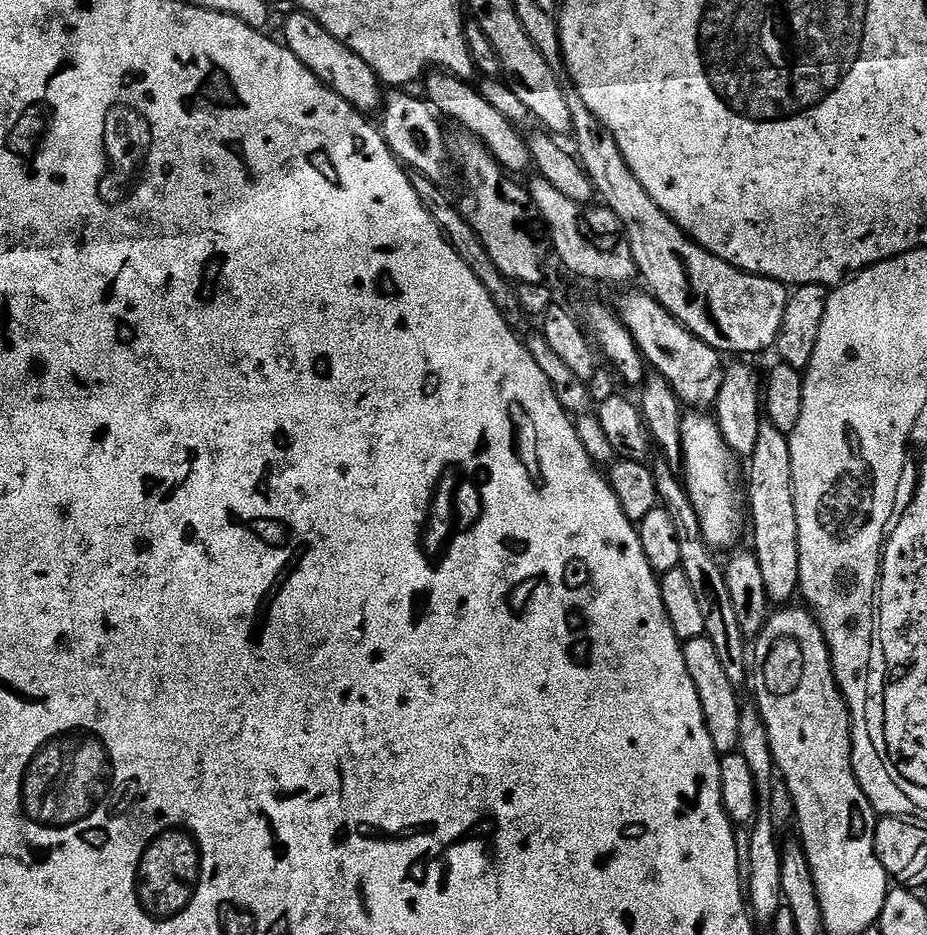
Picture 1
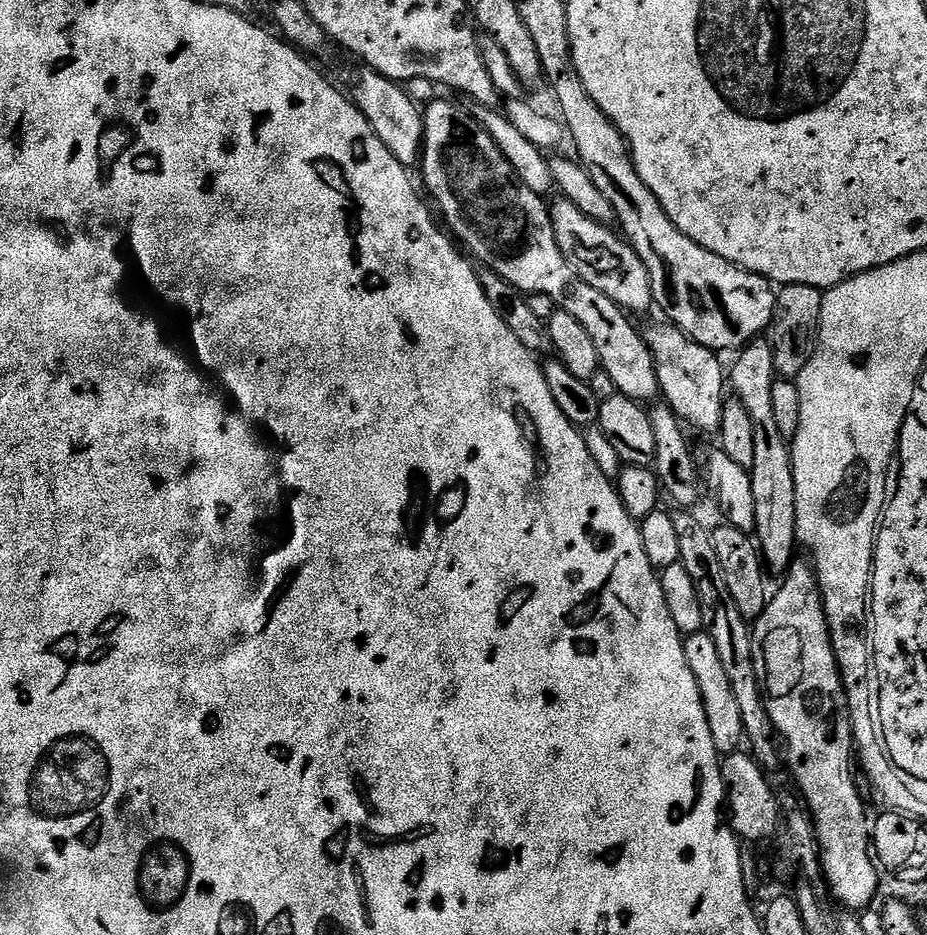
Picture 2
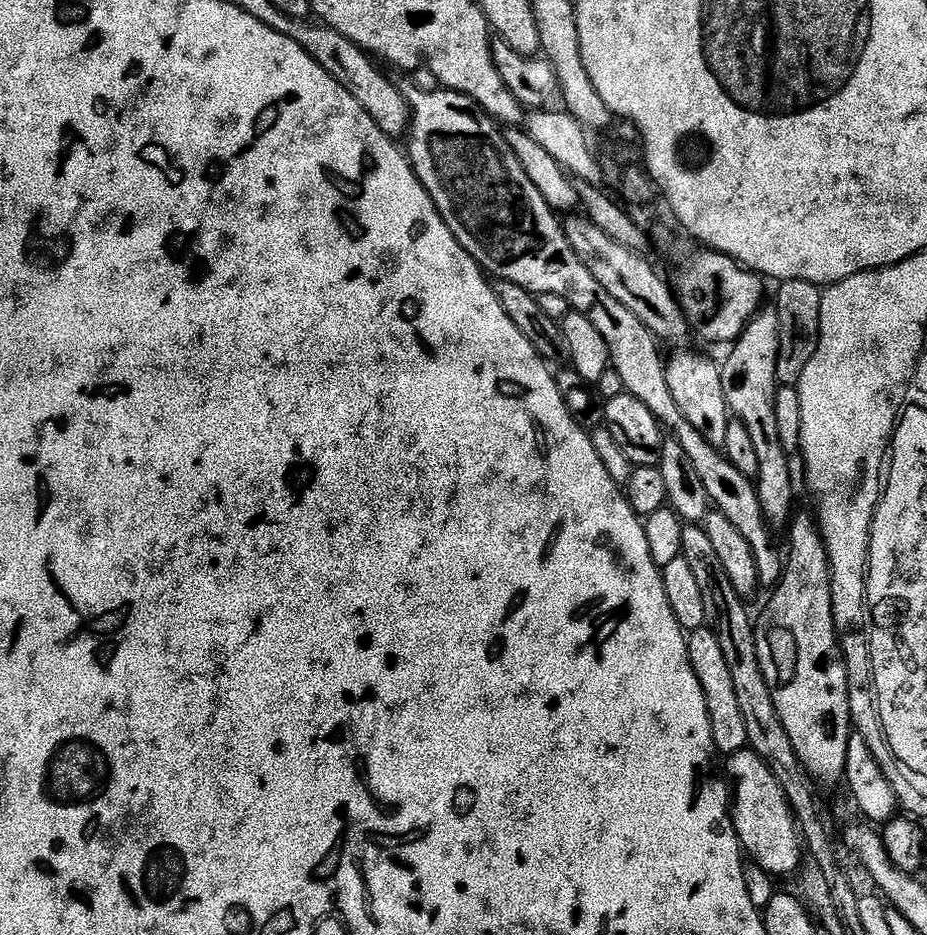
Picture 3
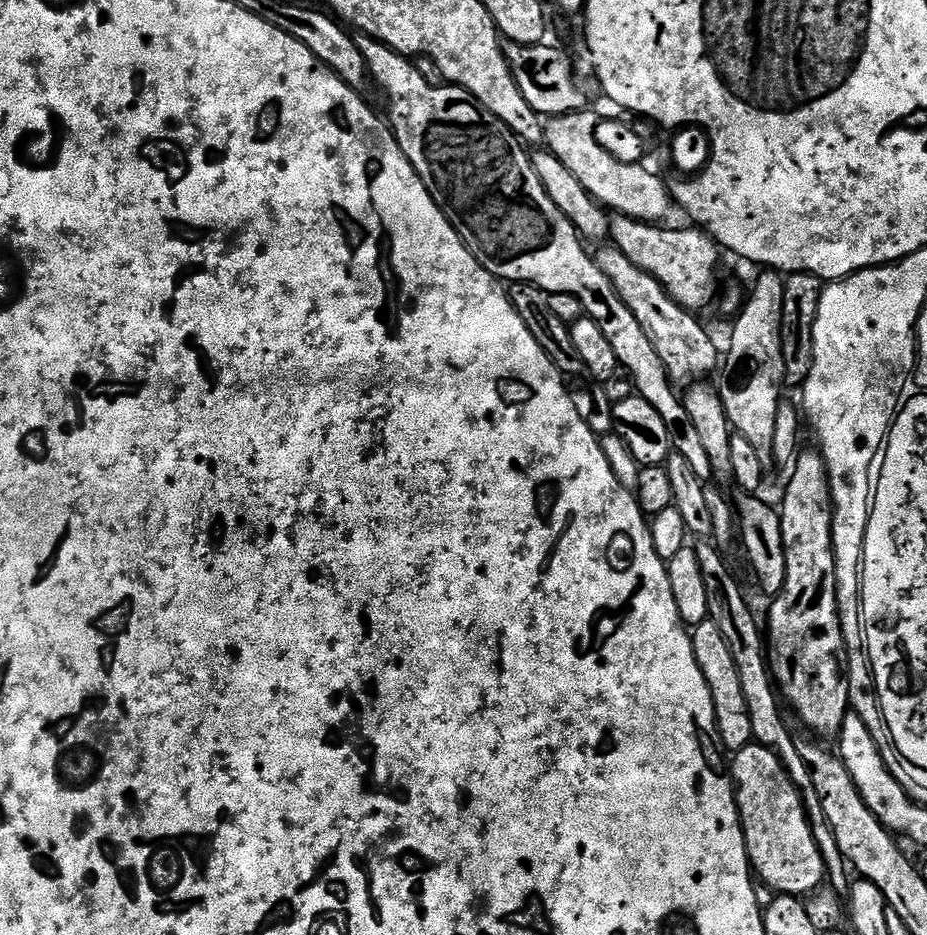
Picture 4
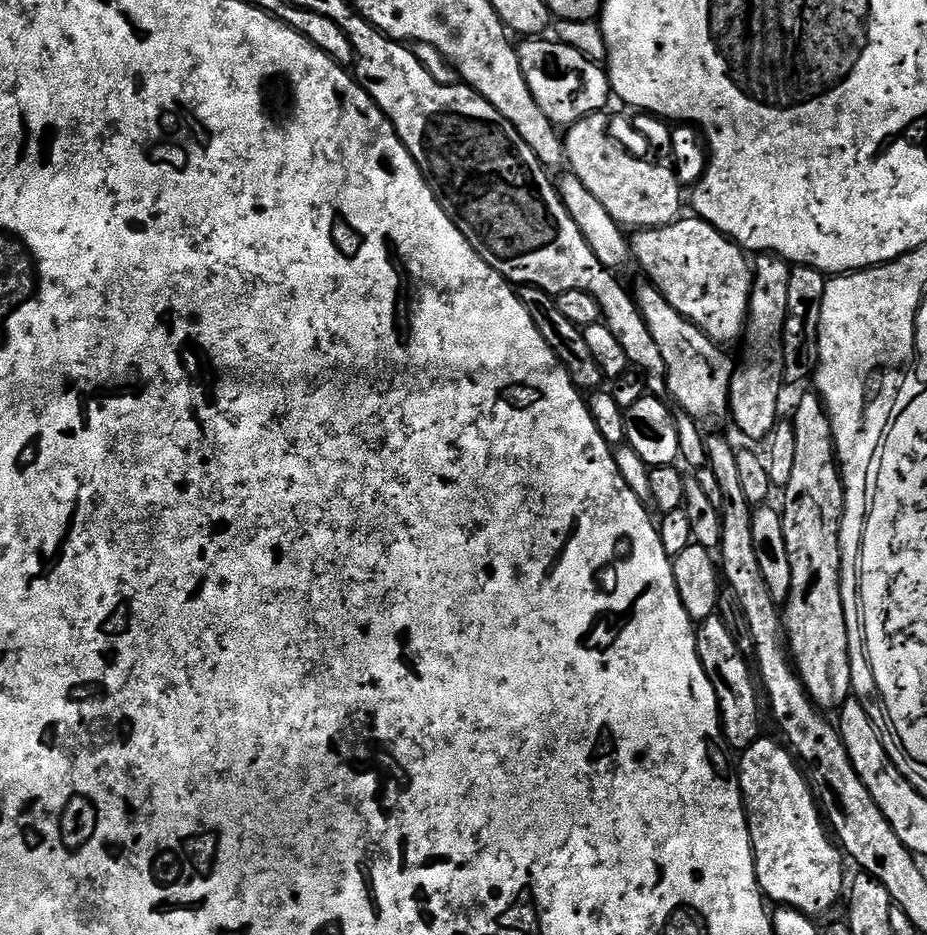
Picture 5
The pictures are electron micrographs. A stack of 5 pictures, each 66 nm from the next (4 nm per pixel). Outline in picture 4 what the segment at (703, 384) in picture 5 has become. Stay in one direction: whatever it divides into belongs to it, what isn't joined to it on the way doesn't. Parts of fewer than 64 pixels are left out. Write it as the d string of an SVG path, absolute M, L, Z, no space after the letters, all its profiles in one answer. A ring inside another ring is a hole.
M614 246L597 248L600 249L594 252L596 264L602 270L602 274L610 278L614 290L618 290L622 302L626 302L630 314L638 318L638 326L646 330L646 338L650 338L654 350L658 350L658 358L662 358L673 385L691 386L708 378L715 368L717 371L716 344L708 337L707 330L696 321L699 319L687 308L674 303L668 297L668 291L653 276L646 274L646 270L638 270L638 266L634 266L634 262L630 262L630 258L622 254L622 250Z

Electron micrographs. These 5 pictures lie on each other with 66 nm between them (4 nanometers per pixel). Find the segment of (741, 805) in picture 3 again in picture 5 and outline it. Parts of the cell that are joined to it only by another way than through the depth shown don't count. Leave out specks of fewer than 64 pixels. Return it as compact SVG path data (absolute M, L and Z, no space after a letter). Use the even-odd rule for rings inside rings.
M779 739L776 740L756 740L748 748L743 749L741 756L744 757L741 758L740 764L738 760L740 793L744 795L744 813L748 816L748 829L752 835L756 883L771 903L773 900L773 905L796 908L808 917L816 918L819 912L832 907L839 896L841 899L845 895L846 860L826 827L825 817L813 793L812 785L808 783L807 775L802 771L795 755Z

